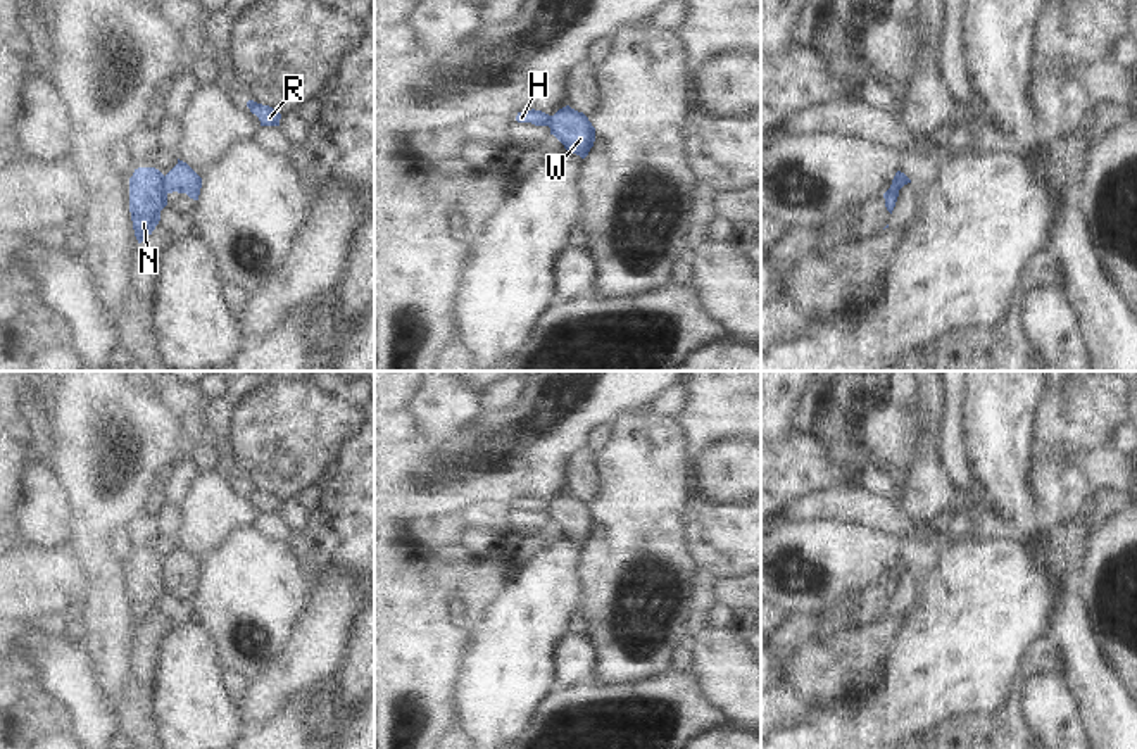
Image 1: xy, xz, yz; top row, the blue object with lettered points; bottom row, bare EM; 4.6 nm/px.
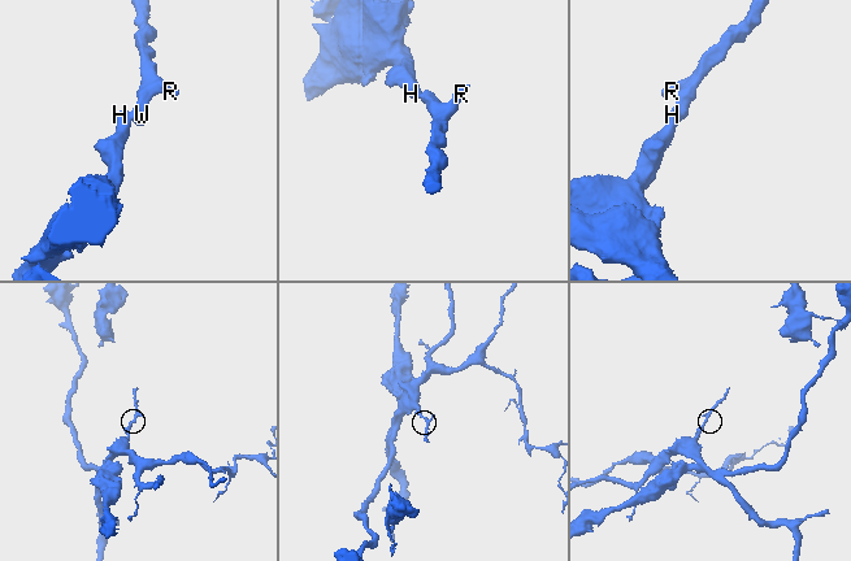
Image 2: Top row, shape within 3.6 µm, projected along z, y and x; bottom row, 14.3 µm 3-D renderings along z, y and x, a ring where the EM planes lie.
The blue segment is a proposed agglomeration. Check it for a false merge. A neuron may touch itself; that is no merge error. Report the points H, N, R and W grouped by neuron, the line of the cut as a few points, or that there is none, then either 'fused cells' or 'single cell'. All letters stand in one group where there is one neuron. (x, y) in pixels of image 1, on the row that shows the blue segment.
H N / R W; cut in xy along (163, 176), (168, 192); fused cells

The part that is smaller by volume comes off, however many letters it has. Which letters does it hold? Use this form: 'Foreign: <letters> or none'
Foreign: R, W

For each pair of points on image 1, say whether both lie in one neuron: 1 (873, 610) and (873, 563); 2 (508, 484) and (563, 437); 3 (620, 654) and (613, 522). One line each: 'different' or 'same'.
1: different
2: same
3: same

